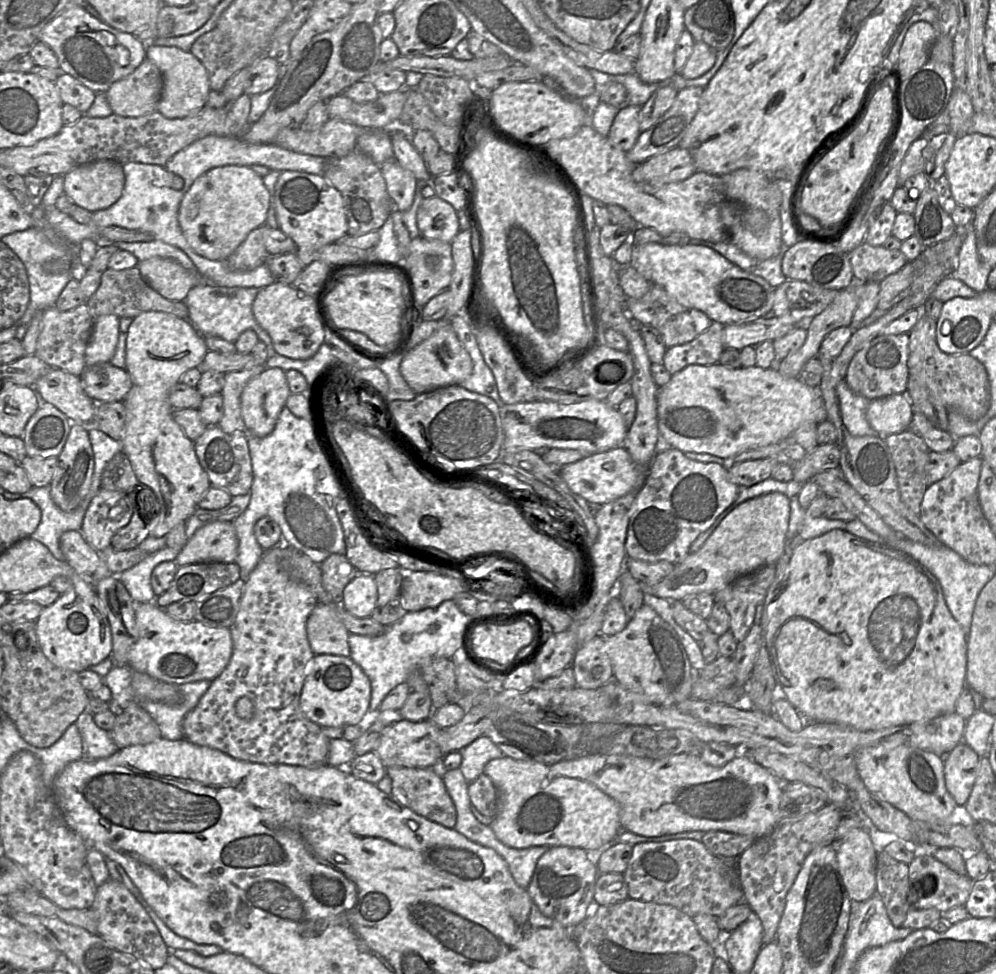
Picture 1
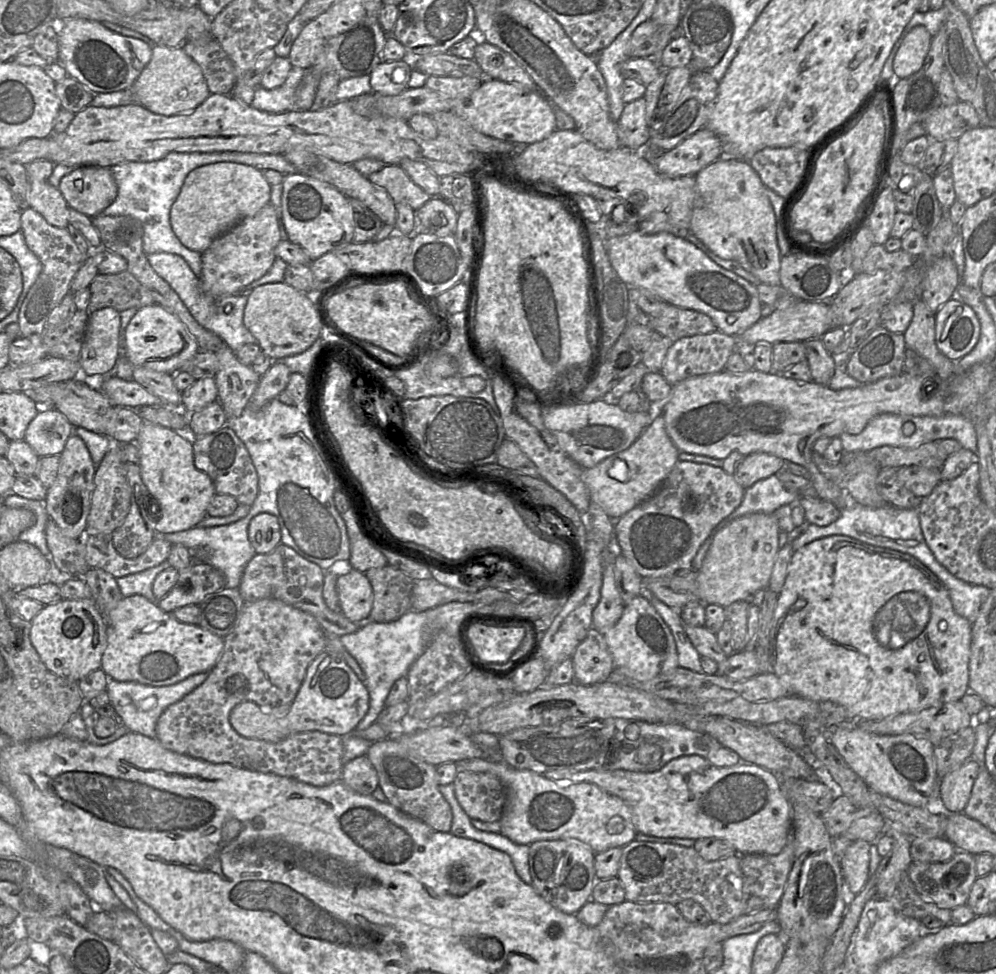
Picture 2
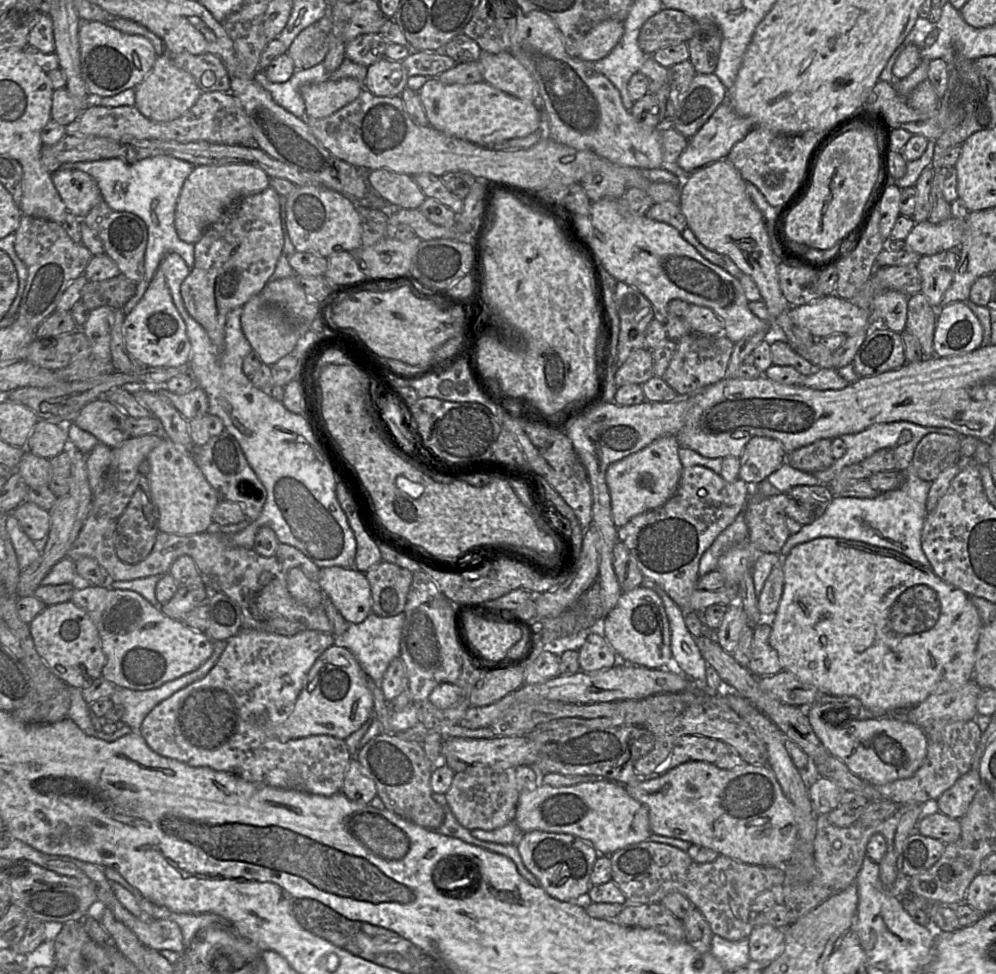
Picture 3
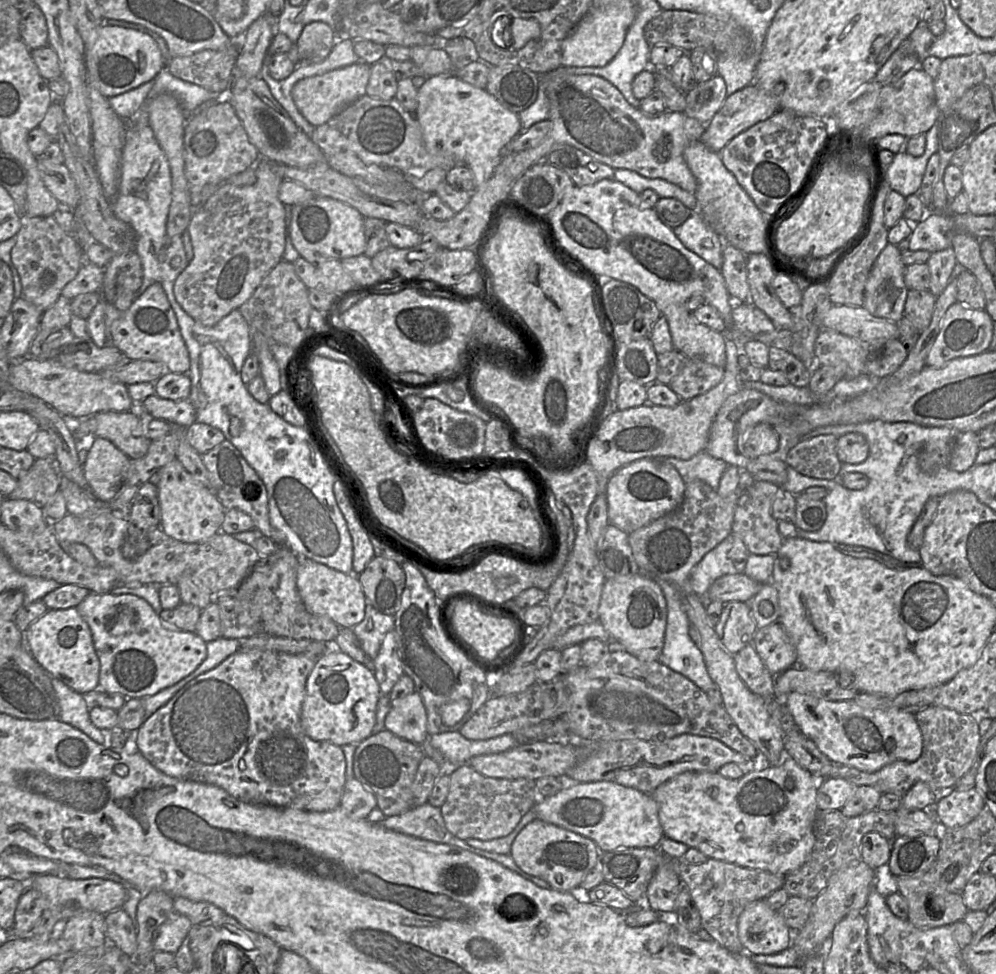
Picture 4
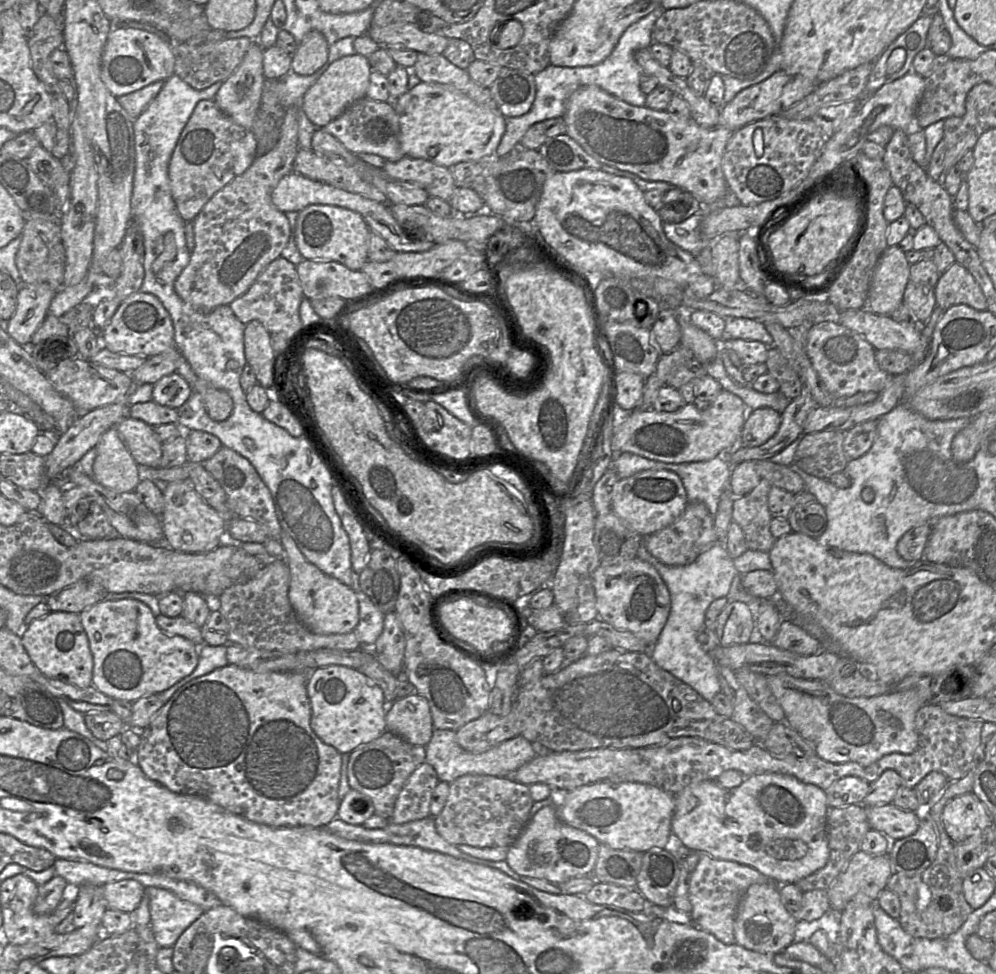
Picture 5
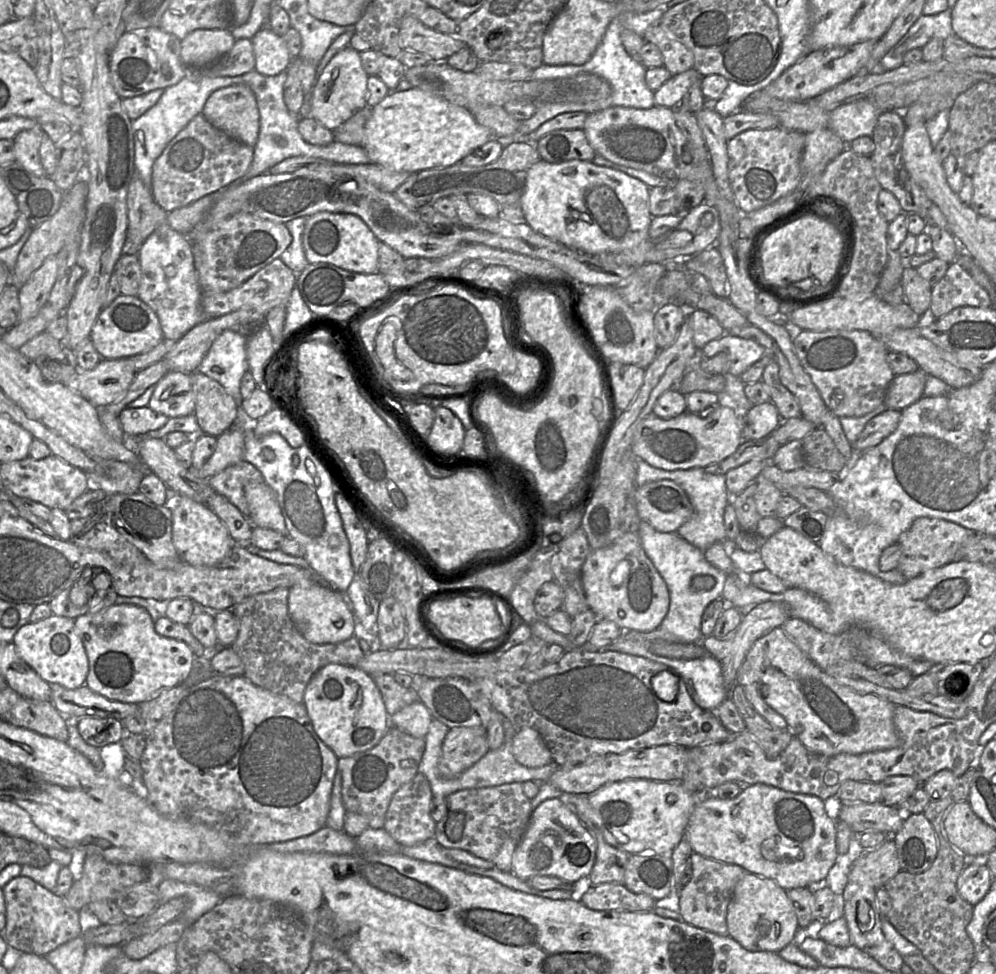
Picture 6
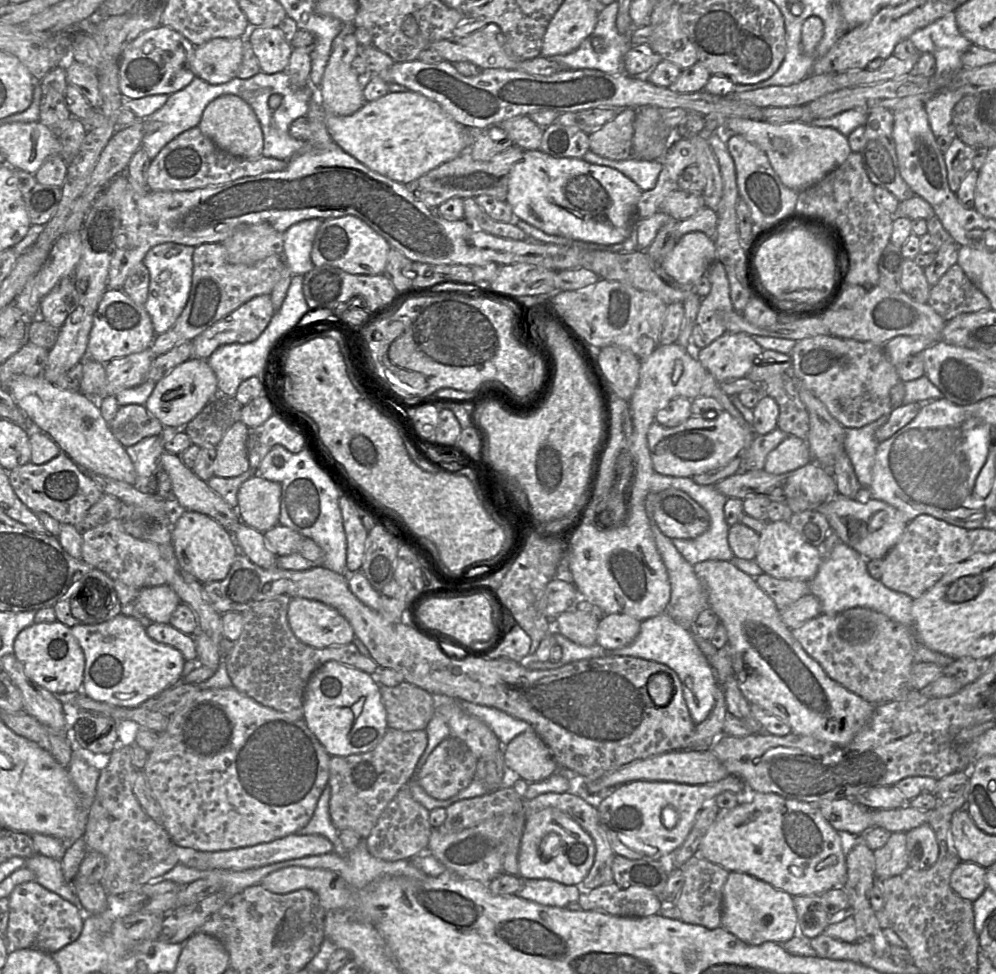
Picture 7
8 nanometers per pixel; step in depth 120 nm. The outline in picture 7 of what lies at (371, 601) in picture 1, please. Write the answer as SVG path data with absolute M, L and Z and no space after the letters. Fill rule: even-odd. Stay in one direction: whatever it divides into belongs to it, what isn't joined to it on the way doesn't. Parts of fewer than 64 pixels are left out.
M258 473L243 482L237 493L237 512L247 526L267 532L278 525L281 506L281 485L266 480ZM292 598L288 623L302 643L322 649L352 643L355 634L348 620L336 609L316 600Z

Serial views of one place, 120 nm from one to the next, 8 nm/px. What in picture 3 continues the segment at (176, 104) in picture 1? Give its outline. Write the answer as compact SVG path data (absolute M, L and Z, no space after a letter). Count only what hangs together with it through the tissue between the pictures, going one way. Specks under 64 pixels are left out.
M169 53L159 55L151 72L135 87L137 109L147 118L157 122L168 122L185 114L203 93L194 77L178 68Z

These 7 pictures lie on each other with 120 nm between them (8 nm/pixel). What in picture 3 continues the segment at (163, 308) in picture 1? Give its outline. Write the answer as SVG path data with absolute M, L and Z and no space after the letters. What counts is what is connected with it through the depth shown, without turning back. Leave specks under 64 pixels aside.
M121 273L108 280L90 281L83 287L80 300L89 311L100 306L122 309L135 294L136 285Z

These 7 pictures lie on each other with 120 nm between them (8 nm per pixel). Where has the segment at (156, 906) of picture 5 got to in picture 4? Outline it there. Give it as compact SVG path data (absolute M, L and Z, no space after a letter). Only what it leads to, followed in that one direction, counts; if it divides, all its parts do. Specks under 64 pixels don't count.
M173 909L157 930L157 937L153 941L154 951L175 954L189 934L191 927L191 921Z

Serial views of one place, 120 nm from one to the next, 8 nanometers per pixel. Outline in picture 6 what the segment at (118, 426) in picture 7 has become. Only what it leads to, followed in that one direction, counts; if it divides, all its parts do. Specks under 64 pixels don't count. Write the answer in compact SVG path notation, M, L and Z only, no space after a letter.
M148 406L125 408L118 416L123 432L127 438L140 438L147 432L163 427L169 418L156 413Z

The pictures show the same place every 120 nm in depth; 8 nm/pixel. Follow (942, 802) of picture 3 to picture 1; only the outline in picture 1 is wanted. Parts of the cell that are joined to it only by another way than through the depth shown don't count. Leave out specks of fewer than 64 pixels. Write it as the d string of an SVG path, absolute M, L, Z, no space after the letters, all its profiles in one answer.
M963 741L944 757L945 786L958 808L963 809L969 799L979 763L980 757Z

